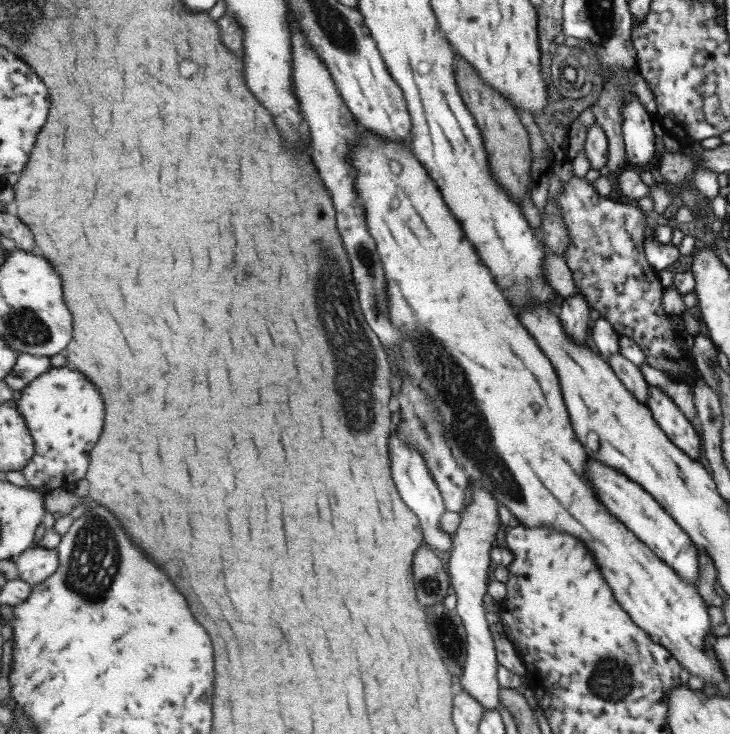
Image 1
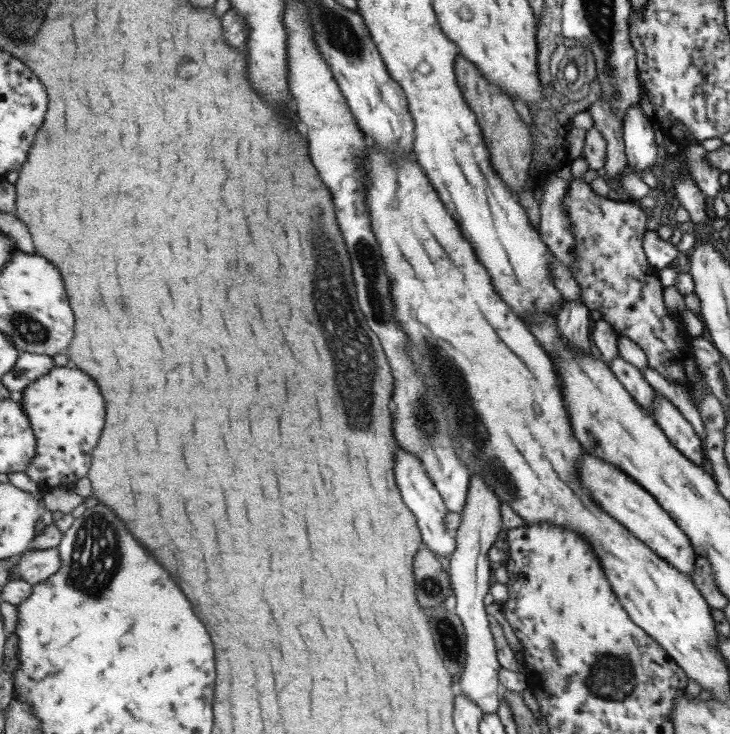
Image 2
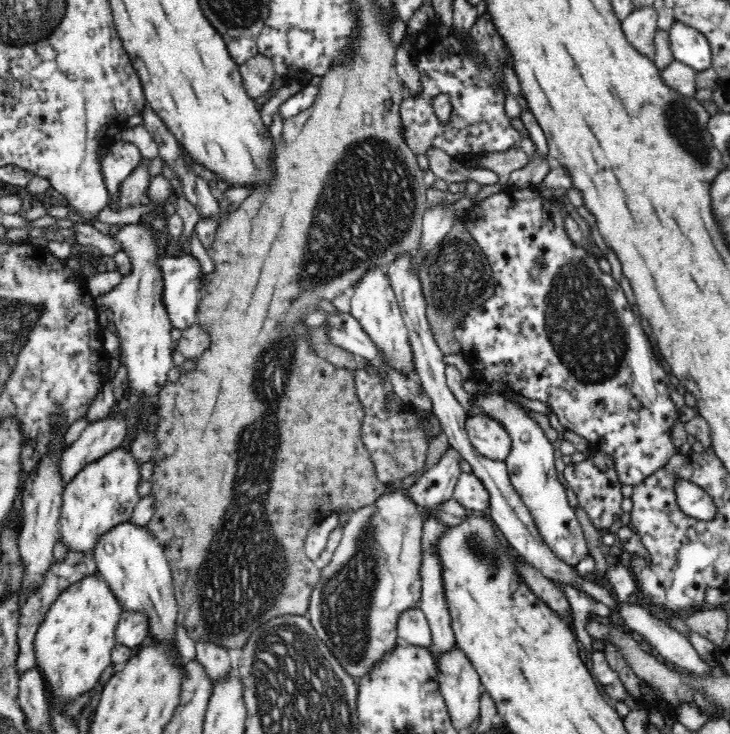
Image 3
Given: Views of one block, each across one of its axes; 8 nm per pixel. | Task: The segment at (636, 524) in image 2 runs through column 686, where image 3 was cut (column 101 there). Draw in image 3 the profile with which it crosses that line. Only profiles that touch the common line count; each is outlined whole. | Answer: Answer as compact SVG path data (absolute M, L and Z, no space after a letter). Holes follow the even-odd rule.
M124 521L122 524L117 524L111 531L104 533L98 539L91 560L96 564L98 574L104 577L110 590L114 593L114 597L118 599L122 611L132 611L146 615L146 619L148 619L148 636L153 640L151 644L160 647L168 655L168 659L172 661L172 665L176 665L180 669L182 684L184 684L183 680L187 678L186 661L180 655L175 642L179 605L173 587L172 568L160 543L156 541L150 531L146 531L146 528L138 527L138 525L132 524L130 521Z

